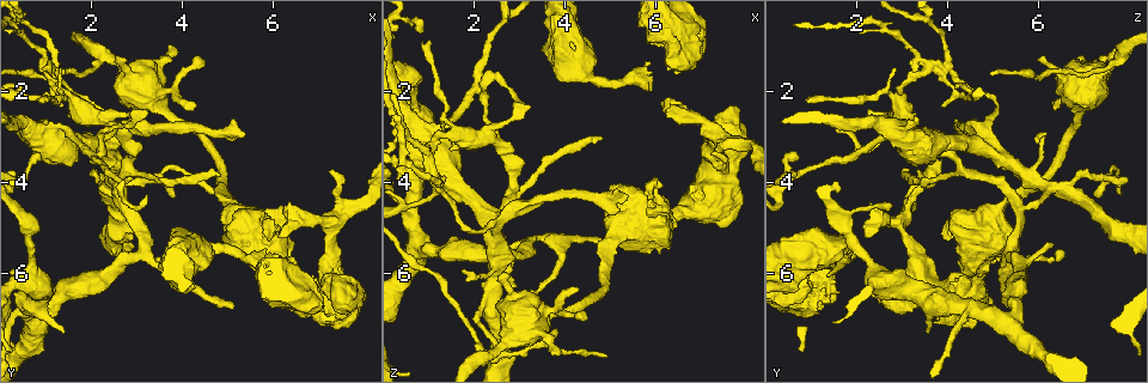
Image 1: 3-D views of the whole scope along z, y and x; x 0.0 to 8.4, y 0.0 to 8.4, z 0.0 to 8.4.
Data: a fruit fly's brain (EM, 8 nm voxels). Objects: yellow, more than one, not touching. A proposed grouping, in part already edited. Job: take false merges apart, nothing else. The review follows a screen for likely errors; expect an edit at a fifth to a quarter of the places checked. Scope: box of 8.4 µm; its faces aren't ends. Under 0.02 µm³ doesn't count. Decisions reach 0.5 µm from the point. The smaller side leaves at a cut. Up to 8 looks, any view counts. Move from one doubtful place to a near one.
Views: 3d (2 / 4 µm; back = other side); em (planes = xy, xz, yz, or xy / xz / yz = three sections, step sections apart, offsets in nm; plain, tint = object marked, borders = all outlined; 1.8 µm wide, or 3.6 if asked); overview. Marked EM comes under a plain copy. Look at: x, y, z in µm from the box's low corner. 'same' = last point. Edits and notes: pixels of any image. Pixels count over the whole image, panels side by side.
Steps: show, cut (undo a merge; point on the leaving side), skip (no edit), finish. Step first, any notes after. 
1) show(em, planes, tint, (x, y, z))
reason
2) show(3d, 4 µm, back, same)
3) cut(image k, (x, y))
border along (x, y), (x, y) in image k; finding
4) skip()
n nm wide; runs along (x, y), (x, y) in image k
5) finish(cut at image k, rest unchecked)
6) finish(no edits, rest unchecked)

show(em, xy, step 4, tint, (0.60, 4.85, 1.70))
calibre changes

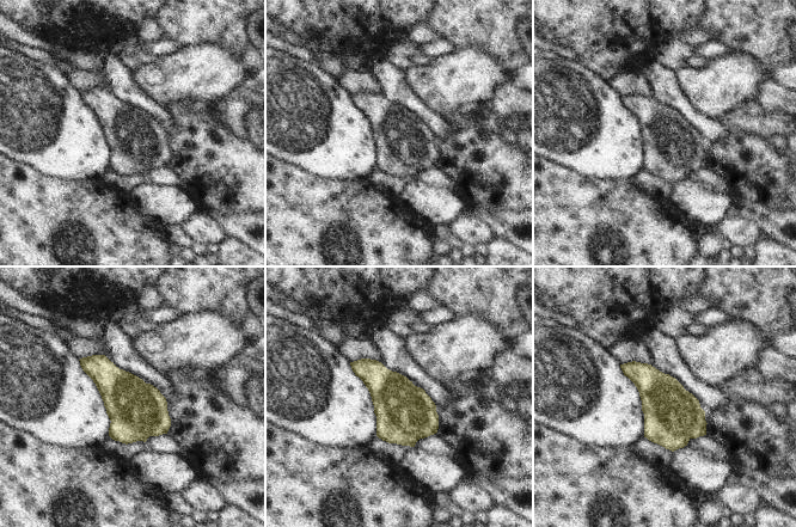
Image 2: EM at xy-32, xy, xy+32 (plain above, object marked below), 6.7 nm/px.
show(em, planes, tint, same)
another direction

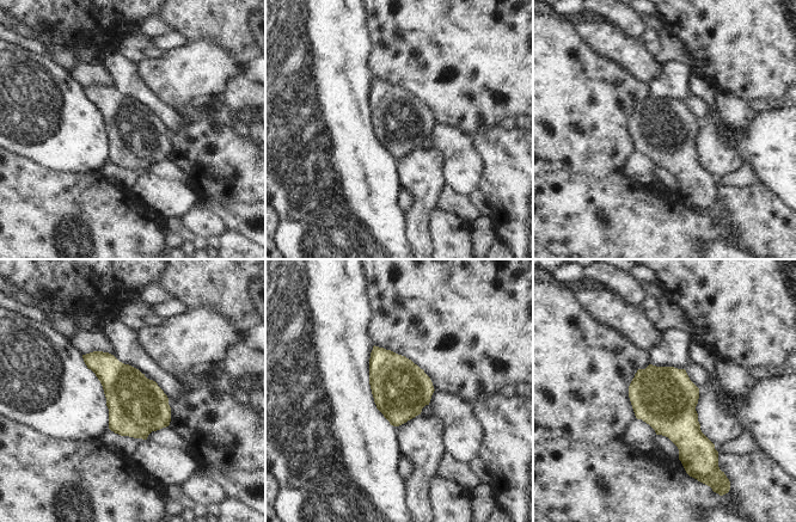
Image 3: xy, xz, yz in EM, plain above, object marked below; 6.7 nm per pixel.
skip()
one neuron here

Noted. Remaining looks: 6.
show(em, 3.6 µm, planes, tint, (0.95, 3.00, 3.10))
abrupt turn

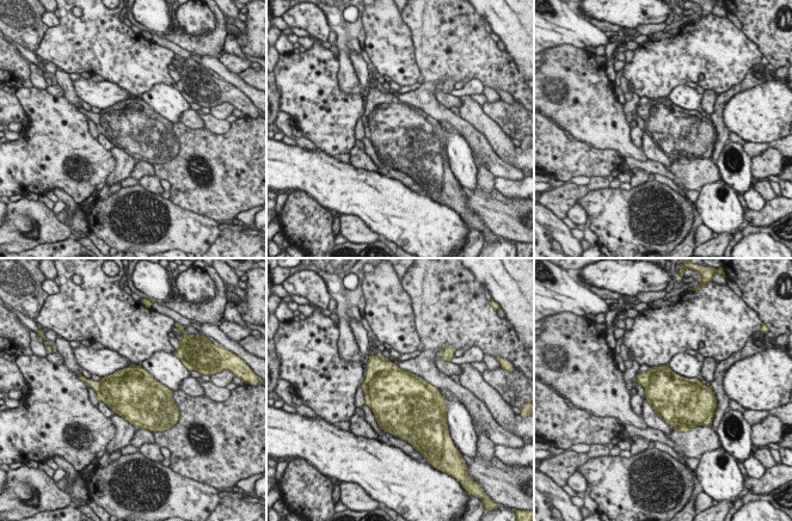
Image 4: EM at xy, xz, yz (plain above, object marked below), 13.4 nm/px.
skip()
one neuron here

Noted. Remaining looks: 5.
show(em, xy, step 8, tint, (2.30, 3.20, 4.80))
four or more arms meet

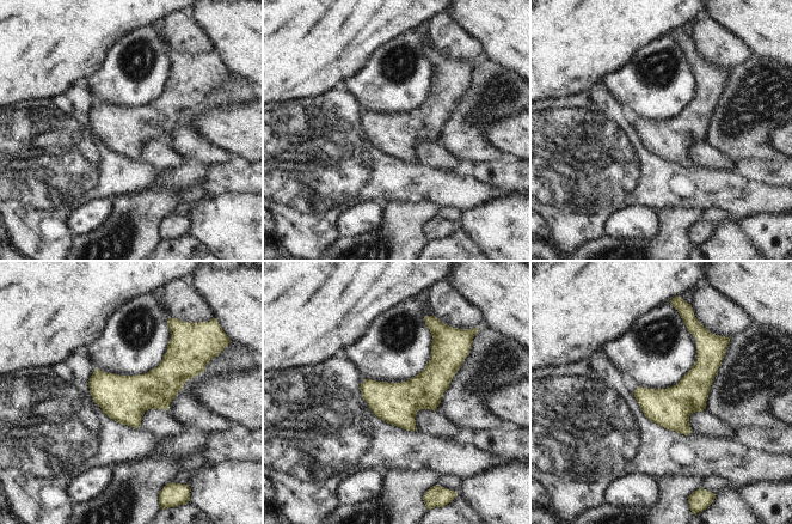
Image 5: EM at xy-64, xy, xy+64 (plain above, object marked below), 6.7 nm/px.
show(em, planes, tint, same)
cut it another way

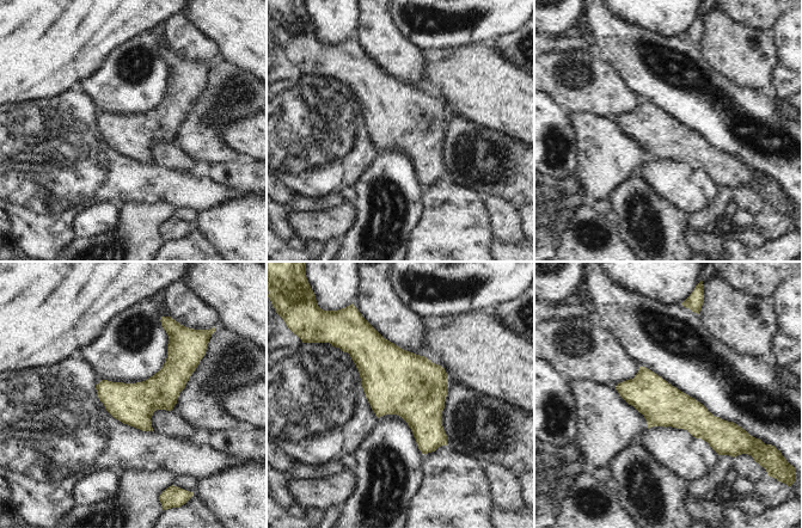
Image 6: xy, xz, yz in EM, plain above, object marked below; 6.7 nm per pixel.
skip()
runs along (619, 387), (647, 392), (729, 433) in image 6; continuous, no second neuron

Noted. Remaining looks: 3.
finish(no edits, rest unchecked)

